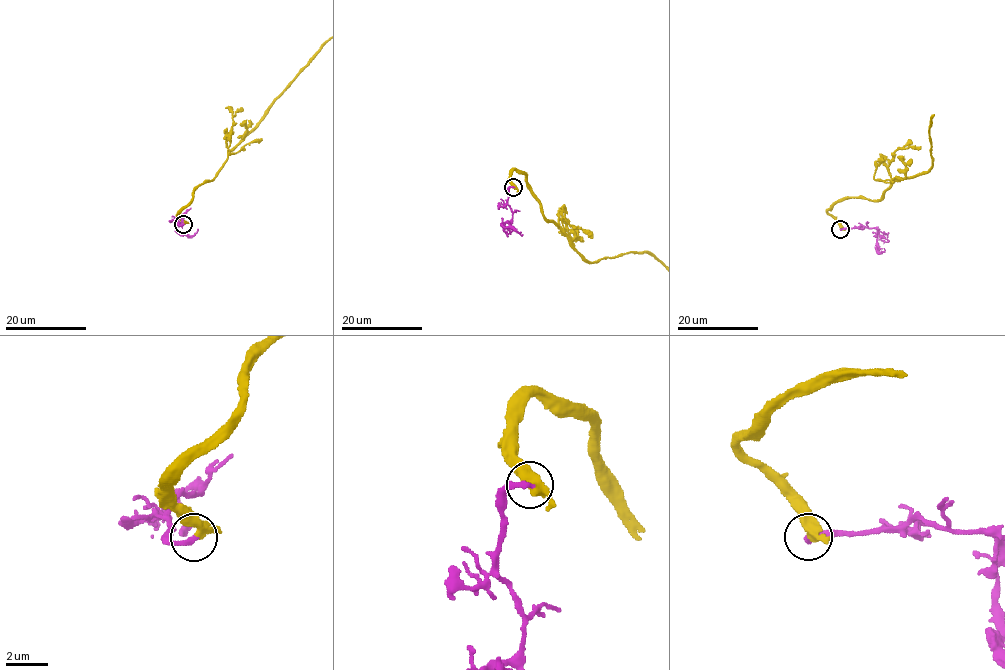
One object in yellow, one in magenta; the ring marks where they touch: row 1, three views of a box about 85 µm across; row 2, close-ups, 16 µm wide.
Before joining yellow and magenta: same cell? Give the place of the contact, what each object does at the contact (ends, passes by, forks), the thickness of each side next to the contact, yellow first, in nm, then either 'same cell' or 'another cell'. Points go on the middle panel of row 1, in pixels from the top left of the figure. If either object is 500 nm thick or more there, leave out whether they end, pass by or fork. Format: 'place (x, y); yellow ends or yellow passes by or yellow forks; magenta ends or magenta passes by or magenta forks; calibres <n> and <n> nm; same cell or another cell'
place (513, 187); yellow passes by; magenta ends; calibres 440 and 260 nm; same cell

